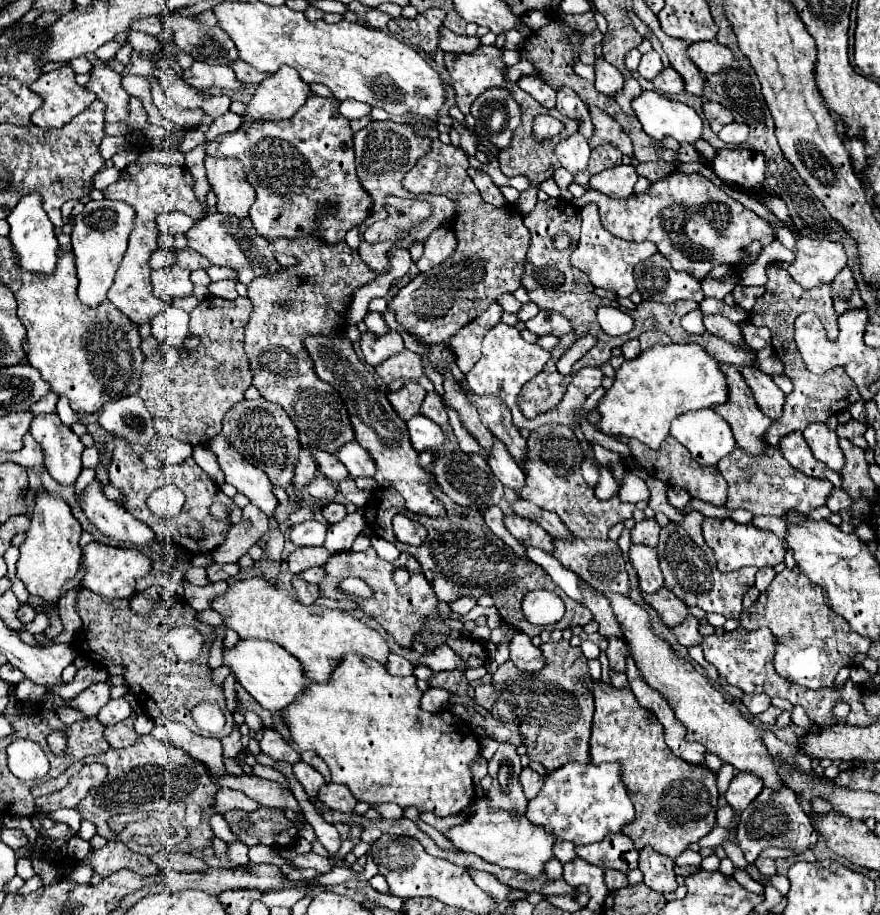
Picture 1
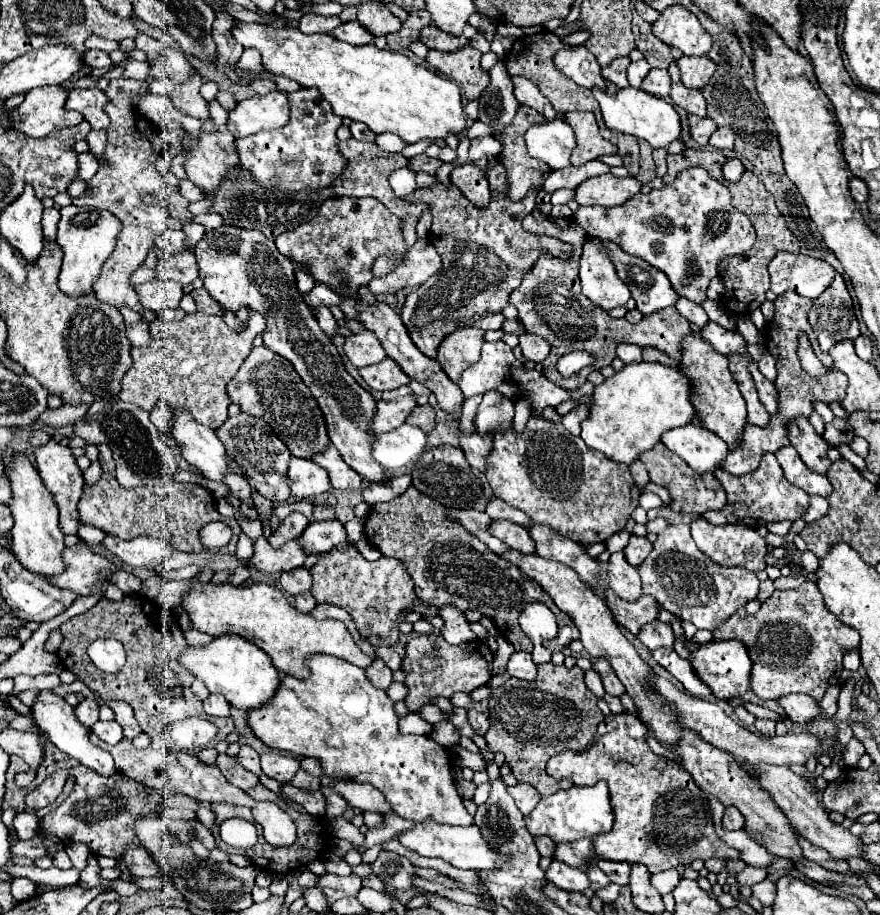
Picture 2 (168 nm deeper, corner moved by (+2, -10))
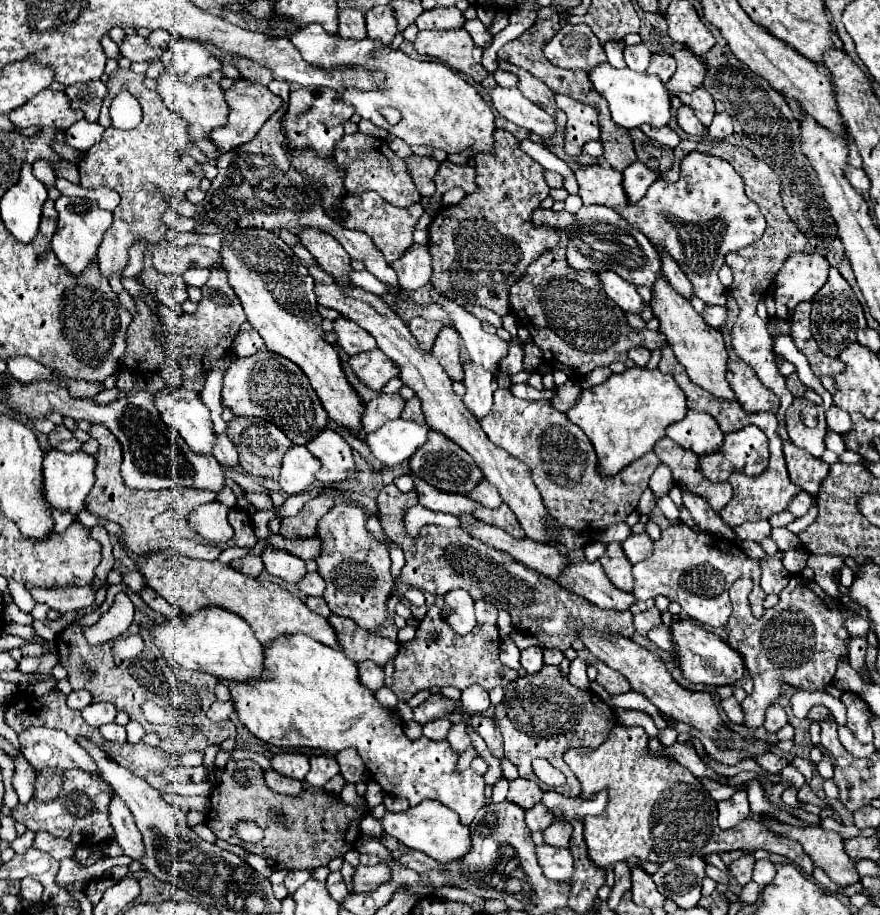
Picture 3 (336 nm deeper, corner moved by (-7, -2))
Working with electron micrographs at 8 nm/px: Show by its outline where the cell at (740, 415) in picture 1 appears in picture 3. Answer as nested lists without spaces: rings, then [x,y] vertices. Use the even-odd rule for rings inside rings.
[[[660,278],[654,286],[654,298],[650,302],[654,316],[660,320],[660,330],[666,334],[668,344],[672,346],[678,362],[686,368],[686,374],[690,380],[710,392],[714,398],[722,398],[726,402],[736,402],[736,394],[730,388],[726,380],[726,368],[728,368],[728,352],[724,344],[724,336],[720,330],[714,330],[704,322],[704,318],[692,308],[690,302],[686,302],[682,296],[678,296],[666,278]]]

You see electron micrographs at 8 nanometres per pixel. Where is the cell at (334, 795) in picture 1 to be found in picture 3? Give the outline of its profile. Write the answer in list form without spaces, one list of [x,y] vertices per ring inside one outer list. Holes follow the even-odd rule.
[[[268,770],[264,772],[264,778],[266,778],[266,784],[278,792],[278,794],[286,794],[286,796],[300,796],[302,790],[304,790],[304,784],[300,780],[292,780],[292,778],[286,778],[274,770]]]

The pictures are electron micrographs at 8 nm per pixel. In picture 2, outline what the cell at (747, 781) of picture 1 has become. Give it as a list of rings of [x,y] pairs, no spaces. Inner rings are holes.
[[[727,806],[725,814],[723,814],[723,818],[721,818],[721,824],[723,824],[725,830],[741,830],[743,824],[745,824],[745,820],[743,820],[741,812],[737,812],[737,808]]]

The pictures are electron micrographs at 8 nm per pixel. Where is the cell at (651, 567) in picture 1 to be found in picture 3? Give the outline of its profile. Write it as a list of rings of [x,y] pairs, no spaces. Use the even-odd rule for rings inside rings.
[[[616,542],[616,544],[608,544],[608,550],[606,554],[600,558],[600,564],[604,566],[610,582],[624,590],[624,592],[632,592],[634,590],[634,576],[632,576],[632,564],[630,560],[626,558],[624,550],[622,550],[622,544]]]

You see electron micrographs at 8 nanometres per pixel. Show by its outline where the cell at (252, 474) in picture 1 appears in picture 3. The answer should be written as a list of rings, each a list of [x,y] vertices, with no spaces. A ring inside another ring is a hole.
[[[186,388],[156,392],[156,408],[164,422],[180,432],[192,452],[212,454],[216,432],[210,420],[210,410],[198,392]]]

